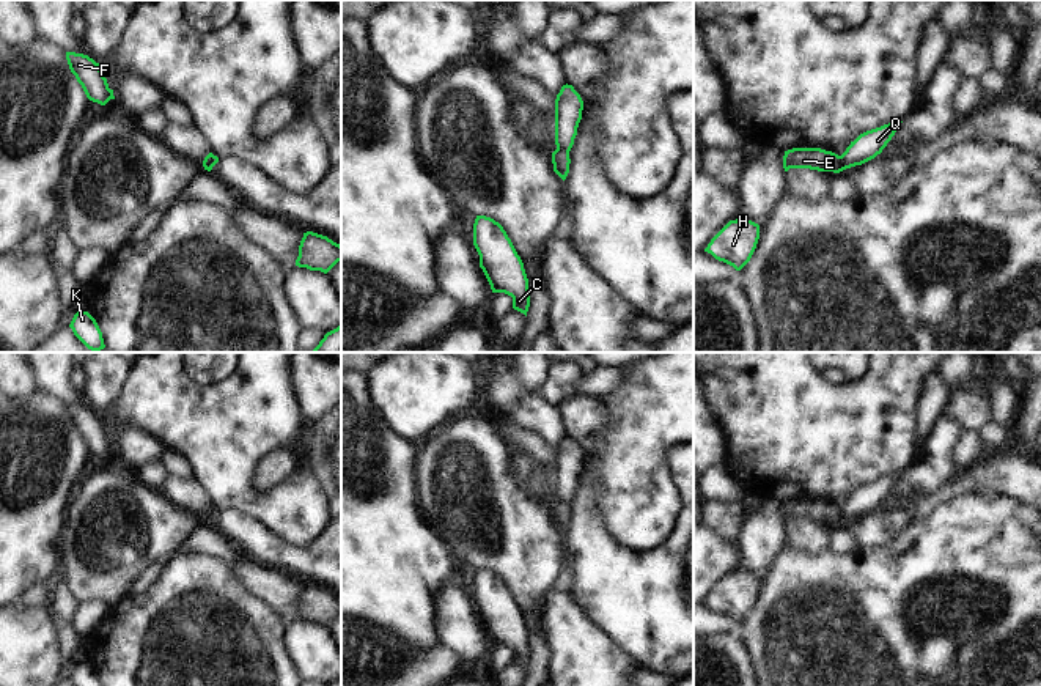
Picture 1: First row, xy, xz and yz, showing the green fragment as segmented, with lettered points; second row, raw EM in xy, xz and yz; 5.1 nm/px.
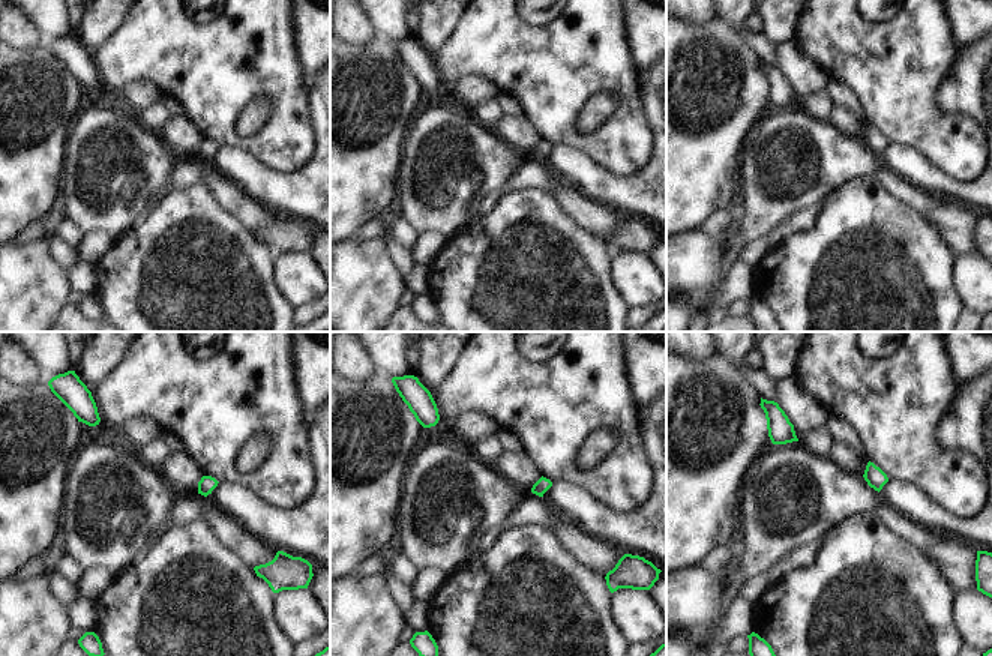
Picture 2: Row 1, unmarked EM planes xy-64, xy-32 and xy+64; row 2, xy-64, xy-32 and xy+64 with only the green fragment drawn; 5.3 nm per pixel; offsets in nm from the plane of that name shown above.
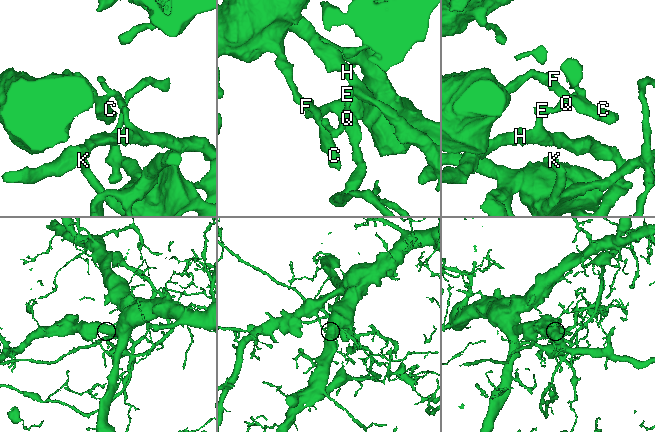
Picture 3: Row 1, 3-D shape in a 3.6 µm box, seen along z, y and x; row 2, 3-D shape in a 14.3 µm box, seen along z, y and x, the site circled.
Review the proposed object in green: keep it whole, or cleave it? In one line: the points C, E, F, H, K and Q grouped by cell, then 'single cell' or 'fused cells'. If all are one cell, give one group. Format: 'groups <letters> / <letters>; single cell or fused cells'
groups C F K Q / E H; fused cells

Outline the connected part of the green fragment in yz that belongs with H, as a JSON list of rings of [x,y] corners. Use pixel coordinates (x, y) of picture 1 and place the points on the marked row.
[[[730,220],[704,252],[741,271],[752,258],[760,239],[760,225],[752,220]]]

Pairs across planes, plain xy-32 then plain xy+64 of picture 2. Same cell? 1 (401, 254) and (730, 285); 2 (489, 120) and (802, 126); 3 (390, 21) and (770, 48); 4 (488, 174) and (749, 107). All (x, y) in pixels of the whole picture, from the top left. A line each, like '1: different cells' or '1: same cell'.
1: same cell
2: different cells
3: same cell
4: different cells

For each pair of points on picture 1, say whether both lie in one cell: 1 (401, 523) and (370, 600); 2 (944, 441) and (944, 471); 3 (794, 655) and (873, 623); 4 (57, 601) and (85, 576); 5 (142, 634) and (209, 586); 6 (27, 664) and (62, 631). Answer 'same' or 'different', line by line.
1: same
2: same
3: same
4: different
5: same
6: different

